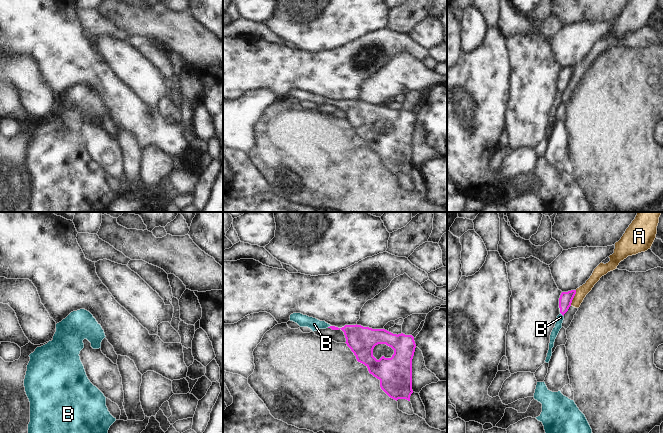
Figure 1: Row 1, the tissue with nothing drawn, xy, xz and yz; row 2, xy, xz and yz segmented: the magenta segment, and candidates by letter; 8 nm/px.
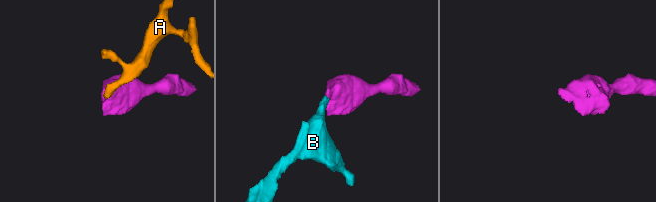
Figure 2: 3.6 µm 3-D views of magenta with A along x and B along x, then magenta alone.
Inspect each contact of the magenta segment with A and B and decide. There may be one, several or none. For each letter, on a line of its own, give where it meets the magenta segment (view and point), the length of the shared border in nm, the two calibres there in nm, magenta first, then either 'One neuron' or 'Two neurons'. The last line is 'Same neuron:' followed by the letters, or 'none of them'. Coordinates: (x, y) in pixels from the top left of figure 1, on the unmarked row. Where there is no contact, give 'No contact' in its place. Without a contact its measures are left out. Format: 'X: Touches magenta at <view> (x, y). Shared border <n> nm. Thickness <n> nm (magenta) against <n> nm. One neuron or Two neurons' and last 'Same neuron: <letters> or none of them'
A: Touches magenta at yz (573, 73). Shared border 140 nm. Thickness 110 nm (magenta) against 90 nm. Two neurons
B: Touches magenta at yz (561, 89). Shared border 50 nm. Thickness 110 nm (magenta) against 60 nm. One neuron
Same neuron: B.

